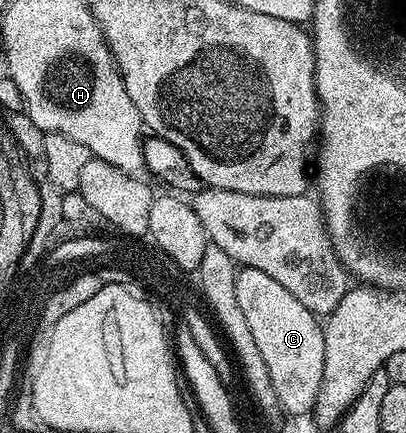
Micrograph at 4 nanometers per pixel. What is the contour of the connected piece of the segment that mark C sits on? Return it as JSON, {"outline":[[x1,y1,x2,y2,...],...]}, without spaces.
{"outline":[[242,268,236,277,237,302,245,313,249,330,265,359,277,401,288,416,300,417,314,412,317,389,325,369,325,337,320,320,289,289,284,289,261,269]]}

